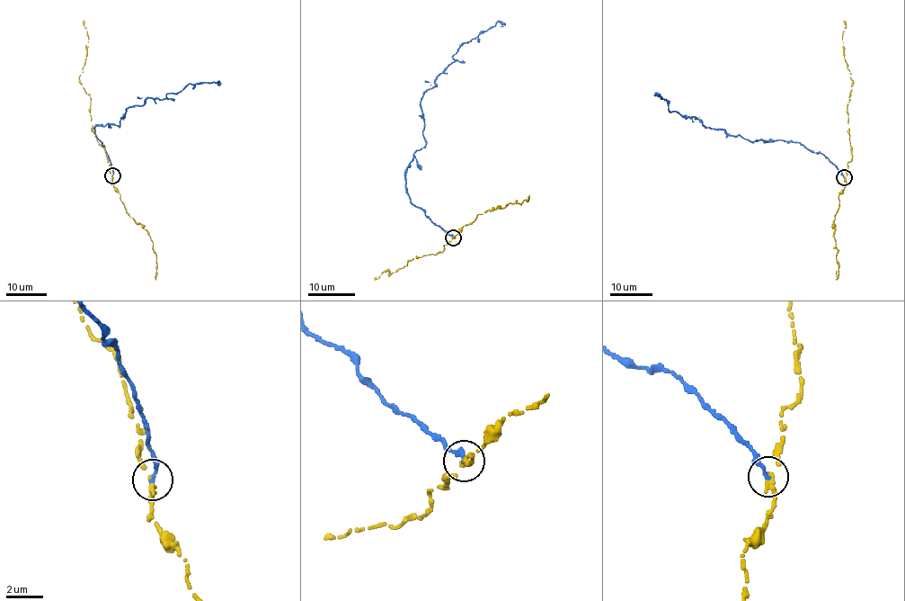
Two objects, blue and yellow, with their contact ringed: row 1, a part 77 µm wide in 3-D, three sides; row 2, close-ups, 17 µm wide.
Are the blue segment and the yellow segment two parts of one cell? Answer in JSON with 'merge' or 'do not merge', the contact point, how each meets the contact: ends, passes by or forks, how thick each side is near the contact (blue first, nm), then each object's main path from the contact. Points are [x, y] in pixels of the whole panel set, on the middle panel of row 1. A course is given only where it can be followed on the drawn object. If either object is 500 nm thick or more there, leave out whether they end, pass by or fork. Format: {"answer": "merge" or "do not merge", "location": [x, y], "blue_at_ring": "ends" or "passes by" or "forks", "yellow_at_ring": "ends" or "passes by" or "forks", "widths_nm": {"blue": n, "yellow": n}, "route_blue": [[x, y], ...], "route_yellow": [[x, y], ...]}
{"answer": "do not merge", "location": [453, 237], "blue_at_ring": "ends", "yellow_at_ring": "passes by", "widths_nm": {"blue": 240, "yellow": 200}, "route_blue": [[453, 237], [412, 203], [406, 188], [404, 171], [426, 143], [421, 98], [460, 45], [501, 26]], "route_yellow": [[453, 238], [444, 245], [441, 252], [409, 260], [406, 264], [390, 274], [389, 269], [377, 279], [374, 278]]}

